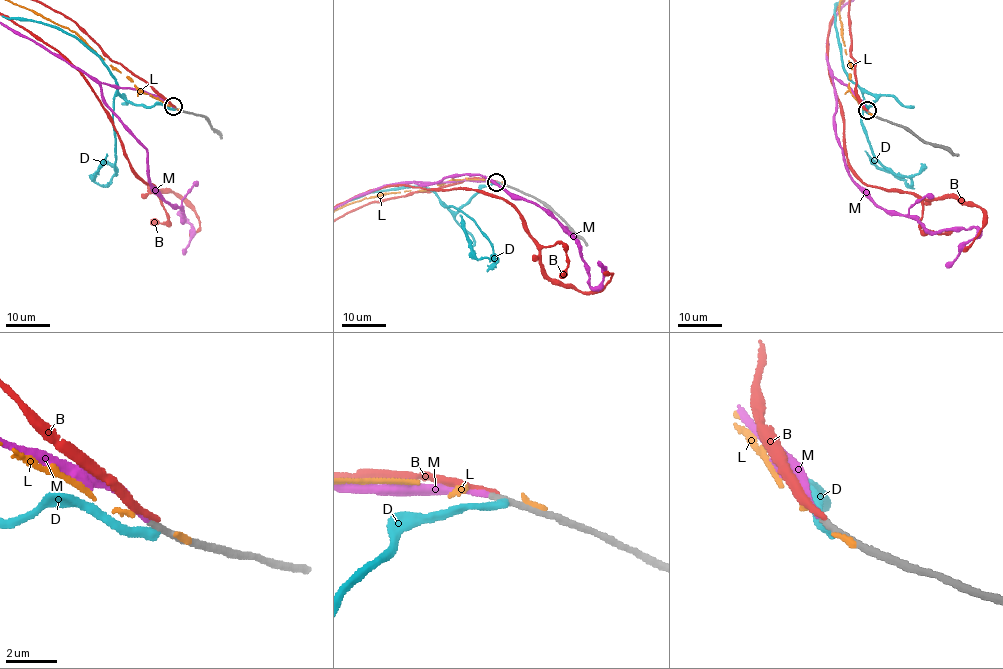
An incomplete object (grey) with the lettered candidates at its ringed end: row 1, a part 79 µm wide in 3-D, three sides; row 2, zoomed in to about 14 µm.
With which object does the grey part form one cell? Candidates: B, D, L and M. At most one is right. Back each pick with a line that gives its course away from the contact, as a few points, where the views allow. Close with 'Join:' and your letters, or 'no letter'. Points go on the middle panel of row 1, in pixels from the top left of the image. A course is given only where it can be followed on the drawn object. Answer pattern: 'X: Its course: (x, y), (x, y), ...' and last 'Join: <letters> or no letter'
Join: M

